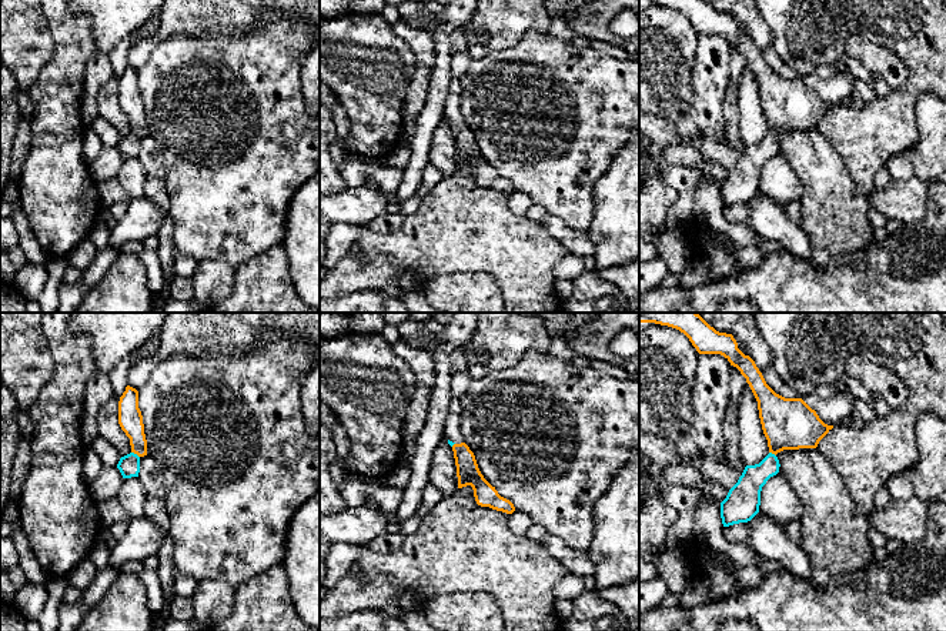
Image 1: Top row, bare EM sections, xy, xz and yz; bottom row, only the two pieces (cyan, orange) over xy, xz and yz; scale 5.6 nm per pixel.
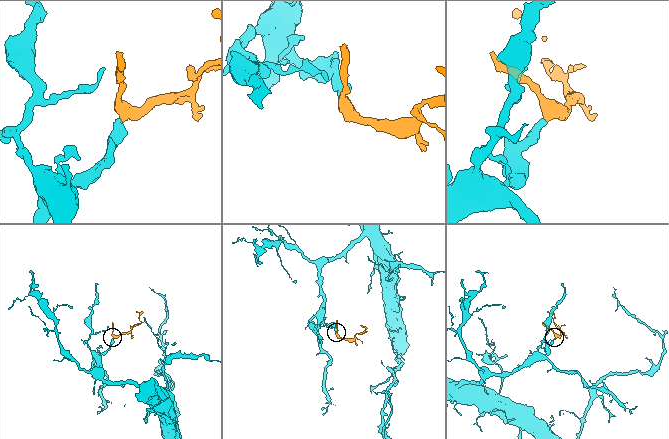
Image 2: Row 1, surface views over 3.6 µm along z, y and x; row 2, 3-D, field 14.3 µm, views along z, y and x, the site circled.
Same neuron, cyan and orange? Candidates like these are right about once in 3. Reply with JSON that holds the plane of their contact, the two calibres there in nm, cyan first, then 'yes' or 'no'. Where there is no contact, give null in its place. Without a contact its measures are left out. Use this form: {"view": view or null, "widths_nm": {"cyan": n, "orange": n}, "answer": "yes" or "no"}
{"view": "xy", "widths_nm": {"cyan": 120, "orange": 140}, "answer": "yes"}

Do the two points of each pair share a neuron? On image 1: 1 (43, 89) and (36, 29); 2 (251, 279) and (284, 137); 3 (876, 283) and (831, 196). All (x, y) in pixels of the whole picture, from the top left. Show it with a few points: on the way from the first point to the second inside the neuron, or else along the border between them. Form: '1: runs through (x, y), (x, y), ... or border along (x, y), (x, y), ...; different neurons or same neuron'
1: border along (53, 39), (52, 59), (27, 89); different neurons
2: border along (280, 243), (251, 256), (236, 267); different neurons
3: border along (871, 246), (846, 257), (835, 259), (829, 264); different neurons

